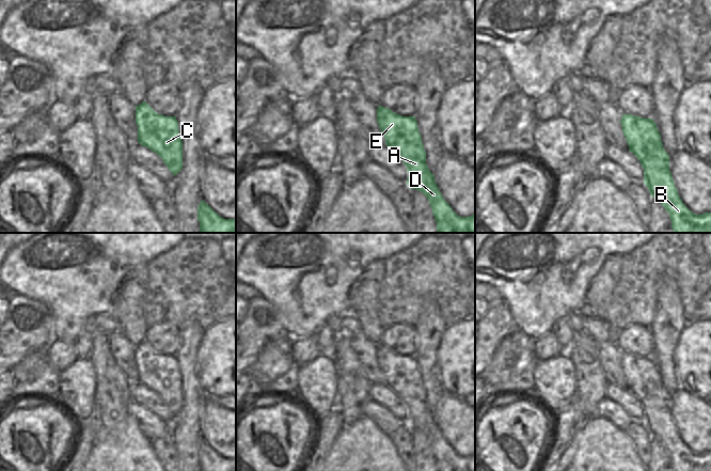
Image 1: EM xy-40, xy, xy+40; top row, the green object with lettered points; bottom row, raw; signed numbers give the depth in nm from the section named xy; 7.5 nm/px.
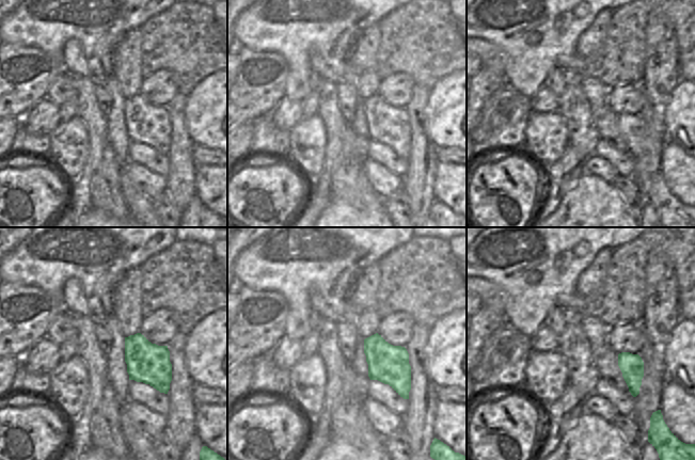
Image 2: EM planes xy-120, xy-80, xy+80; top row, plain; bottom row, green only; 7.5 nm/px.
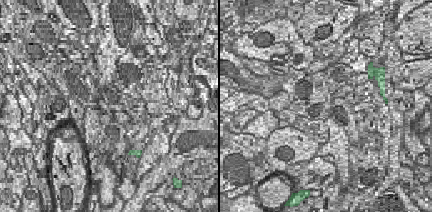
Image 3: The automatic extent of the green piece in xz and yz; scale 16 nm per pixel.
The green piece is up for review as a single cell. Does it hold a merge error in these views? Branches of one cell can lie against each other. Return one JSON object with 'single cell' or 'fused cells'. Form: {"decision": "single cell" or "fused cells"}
{"decision": "single cell"}

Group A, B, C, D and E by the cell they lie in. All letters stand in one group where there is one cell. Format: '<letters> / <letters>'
A B C D E

